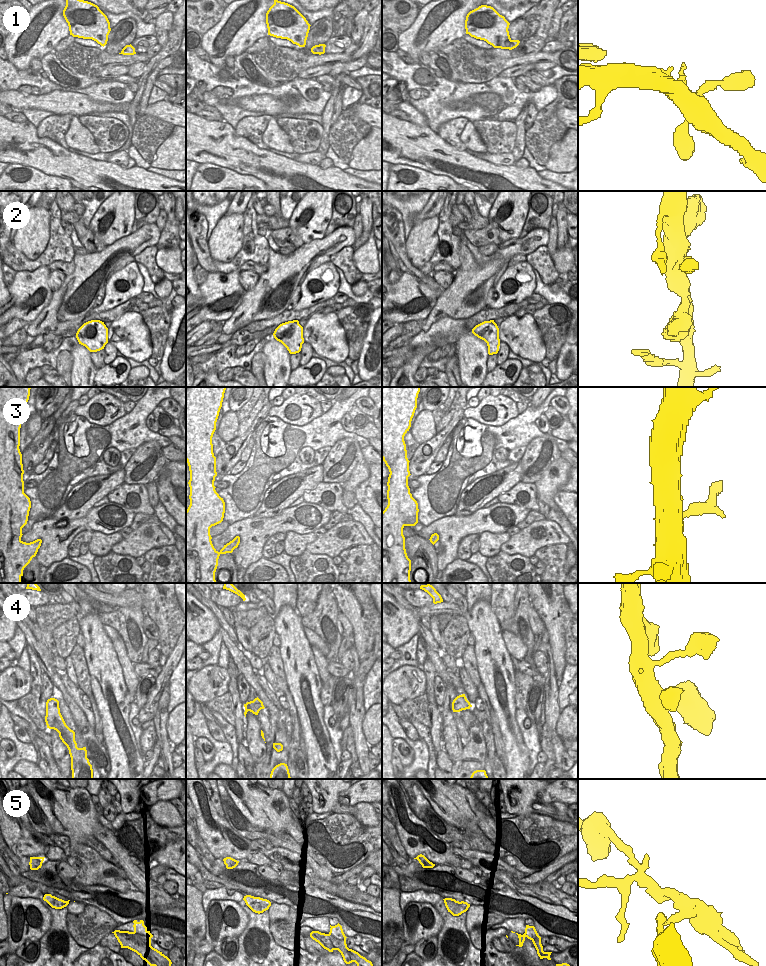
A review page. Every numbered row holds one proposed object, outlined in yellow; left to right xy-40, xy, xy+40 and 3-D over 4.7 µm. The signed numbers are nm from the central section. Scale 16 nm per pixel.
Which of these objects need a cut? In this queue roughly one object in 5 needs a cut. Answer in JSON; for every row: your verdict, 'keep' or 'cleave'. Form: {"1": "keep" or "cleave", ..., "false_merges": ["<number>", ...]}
{"1": "keep", "2": "keep", "3": "cleave", "4": "keep", "5": "cleave", "false_merges": ["3", "5"]}

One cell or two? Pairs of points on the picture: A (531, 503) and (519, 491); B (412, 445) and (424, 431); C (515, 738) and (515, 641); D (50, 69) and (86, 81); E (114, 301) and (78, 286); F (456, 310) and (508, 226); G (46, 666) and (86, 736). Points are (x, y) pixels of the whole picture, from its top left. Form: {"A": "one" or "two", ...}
{"A": "one", "B": "two", "C": "two", "D": "one", "E": "two", "F": "two", "G": "one"}

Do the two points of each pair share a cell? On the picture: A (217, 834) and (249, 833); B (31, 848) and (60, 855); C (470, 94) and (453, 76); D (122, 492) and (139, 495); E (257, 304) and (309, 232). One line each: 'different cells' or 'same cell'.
A: same cell
B: different cells
C: different cells
D: same cell
E: different cells

